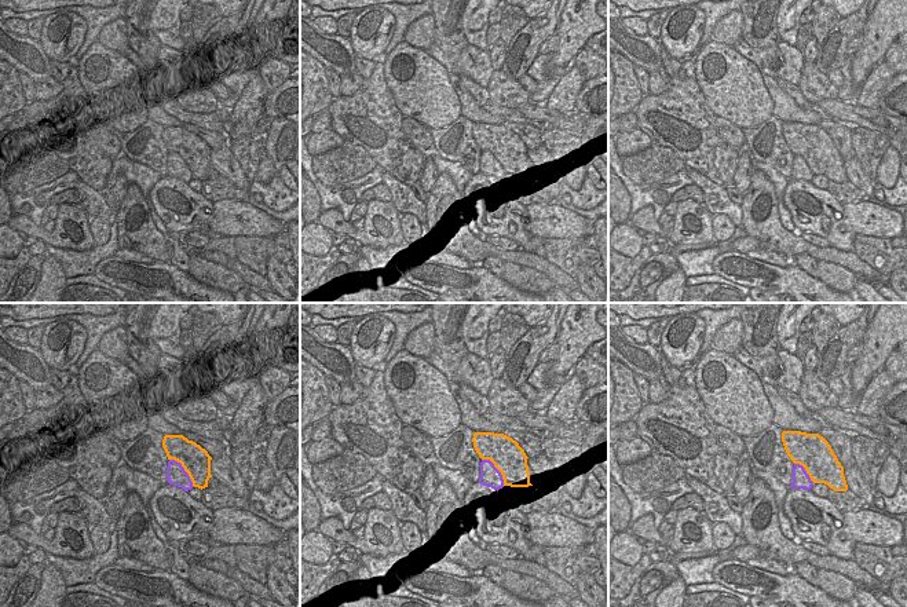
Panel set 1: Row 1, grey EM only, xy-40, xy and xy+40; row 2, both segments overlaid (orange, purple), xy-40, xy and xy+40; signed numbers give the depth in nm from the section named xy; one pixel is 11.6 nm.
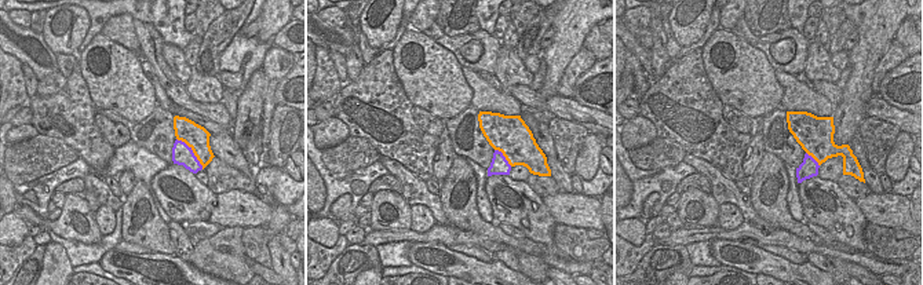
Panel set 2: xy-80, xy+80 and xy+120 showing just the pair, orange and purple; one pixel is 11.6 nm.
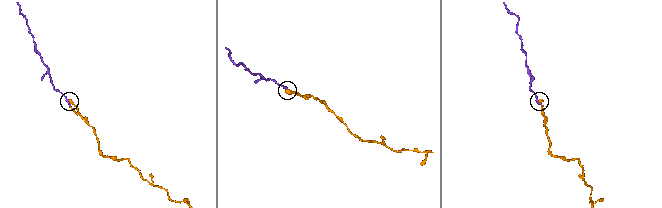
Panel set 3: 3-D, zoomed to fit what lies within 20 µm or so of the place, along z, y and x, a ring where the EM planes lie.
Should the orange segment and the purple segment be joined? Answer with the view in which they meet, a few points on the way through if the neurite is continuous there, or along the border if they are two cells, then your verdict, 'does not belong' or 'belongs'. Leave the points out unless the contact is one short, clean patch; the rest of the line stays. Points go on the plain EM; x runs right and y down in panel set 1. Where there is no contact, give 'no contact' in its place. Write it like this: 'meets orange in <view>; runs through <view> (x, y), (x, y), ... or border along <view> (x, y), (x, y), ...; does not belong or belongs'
meets orange in xy-40; belongs

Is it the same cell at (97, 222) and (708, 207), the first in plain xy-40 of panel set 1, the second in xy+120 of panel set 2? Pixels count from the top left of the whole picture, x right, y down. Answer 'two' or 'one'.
two

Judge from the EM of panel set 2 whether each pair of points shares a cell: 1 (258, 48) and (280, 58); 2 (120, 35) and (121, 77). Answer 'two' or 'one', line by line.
1: two
2: two

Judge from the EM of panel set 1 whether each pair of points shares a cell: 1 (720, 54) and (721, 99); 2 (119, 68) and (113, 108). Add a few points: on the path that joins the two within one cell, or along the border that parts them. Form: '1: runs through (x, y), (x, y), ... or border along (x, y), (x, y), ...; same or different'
1: runs through (720, 65), (723, 88); same
2: runs through (116, 77), (113, 98); same

